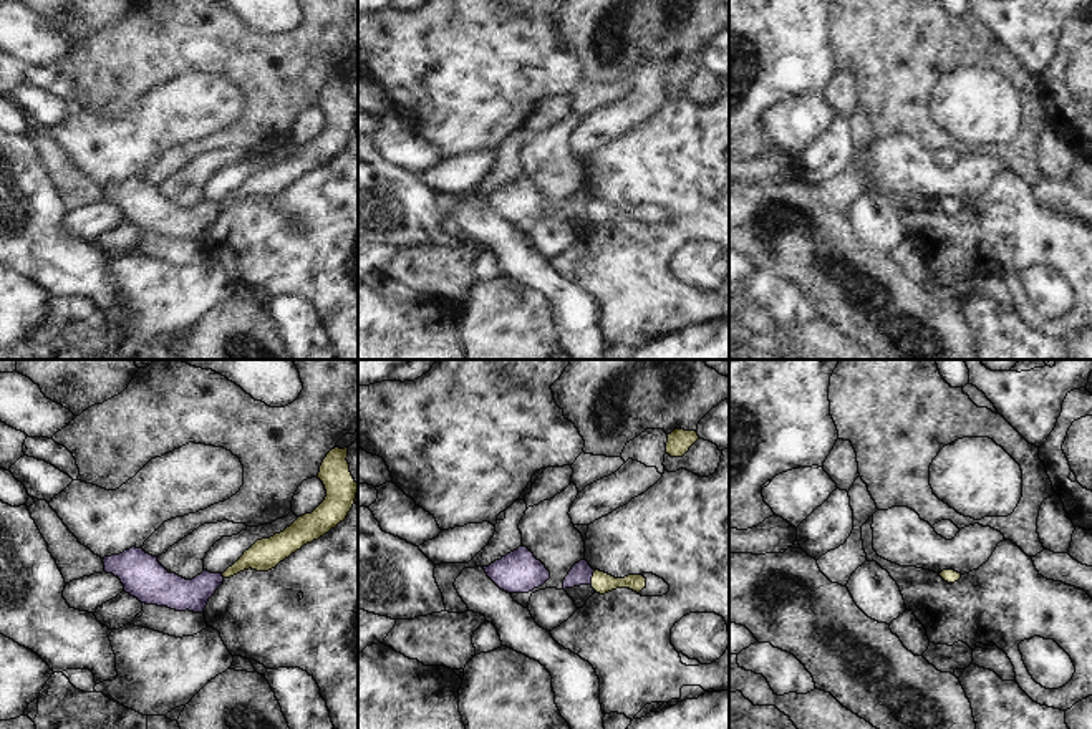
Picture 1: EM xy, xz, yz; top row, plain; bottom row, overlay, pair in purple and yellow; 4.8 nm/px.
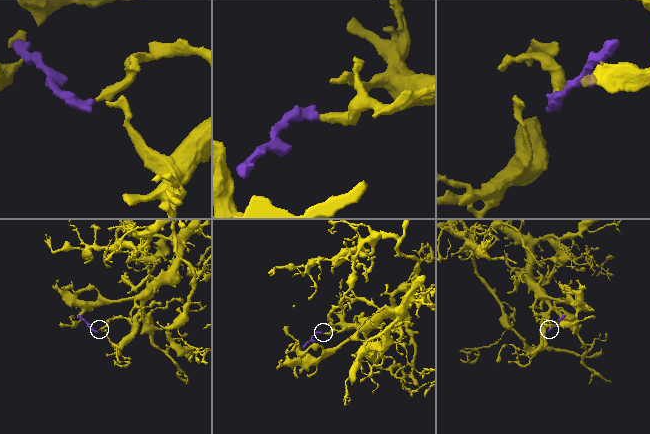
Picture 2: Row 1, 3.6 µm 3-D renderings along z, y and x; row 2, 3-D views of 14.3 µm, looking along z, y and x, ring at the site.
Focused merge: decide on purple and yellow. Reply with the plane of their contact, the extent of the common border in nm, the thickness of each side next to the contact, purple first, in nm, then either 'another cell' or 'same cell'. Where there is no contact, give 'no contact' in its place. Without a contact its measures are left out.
xz | 80 nm | 110/100 nm | same cell

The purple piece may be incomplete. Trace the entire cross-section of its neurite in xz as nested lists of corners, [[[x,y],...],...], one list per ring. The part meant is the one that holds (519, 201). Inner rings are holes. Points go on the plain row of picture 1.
[[[524,174],[482,197],[507,222],[529,222],[550,207],[545,194]]]

